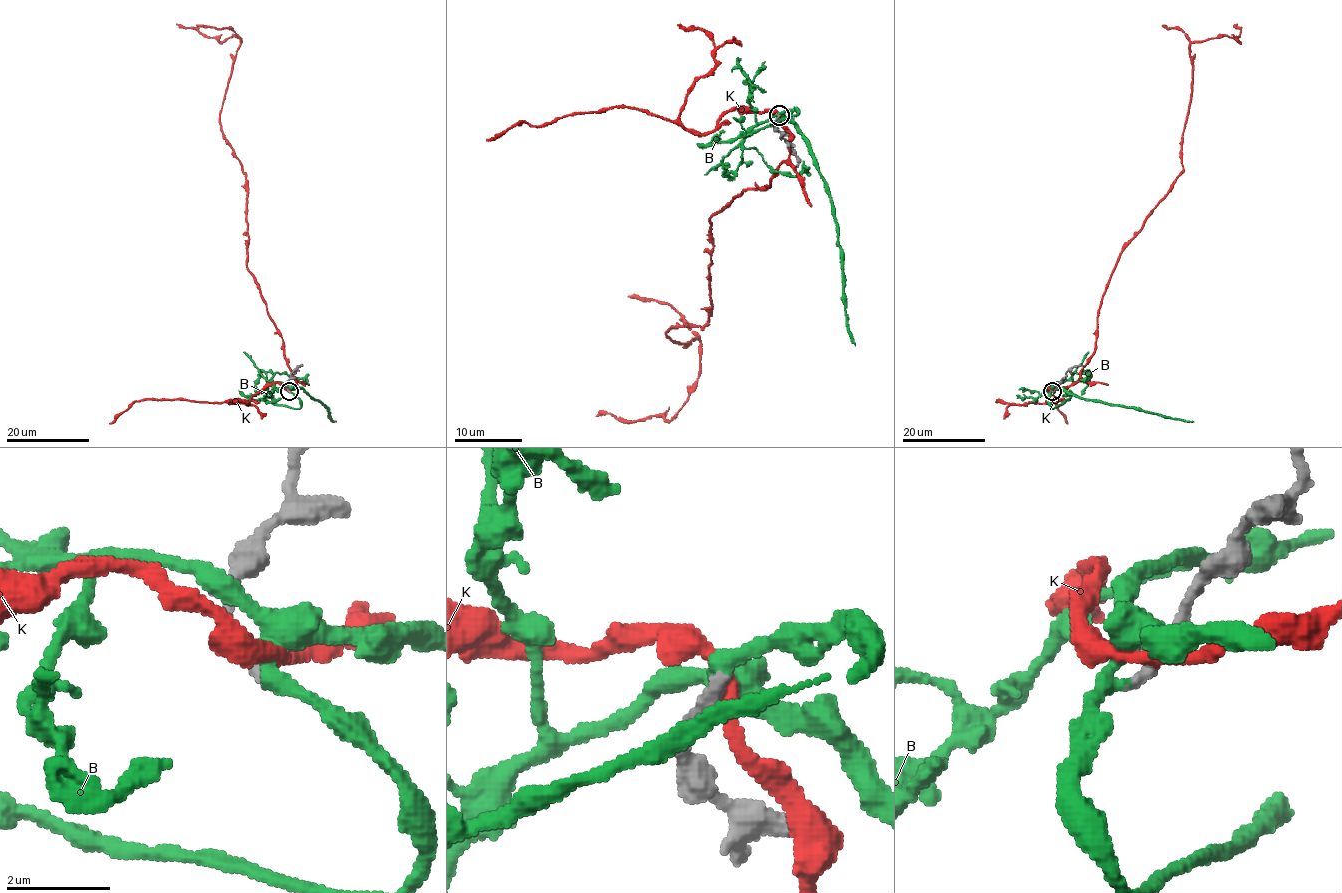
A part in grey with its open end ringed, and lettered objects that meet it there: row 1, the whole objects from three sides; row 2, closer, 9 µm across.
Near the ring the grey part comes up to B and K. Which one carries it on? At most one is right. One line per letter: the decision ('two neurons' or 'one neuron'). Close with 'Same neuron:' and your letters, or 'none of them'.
B: one neuron
K: two neurons
Same neuron: B

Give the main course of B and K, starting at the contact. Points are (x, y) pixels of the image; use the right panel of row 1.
B: (1053, 392), (1053, 389), (1064, 389), (1085, 399), (1194, 422)
K: (1054, 390), (1080, 378), (1122, 248), (1182, 170), (1192, 42), (1231, 36), (1239, 42), (1237, 24)

